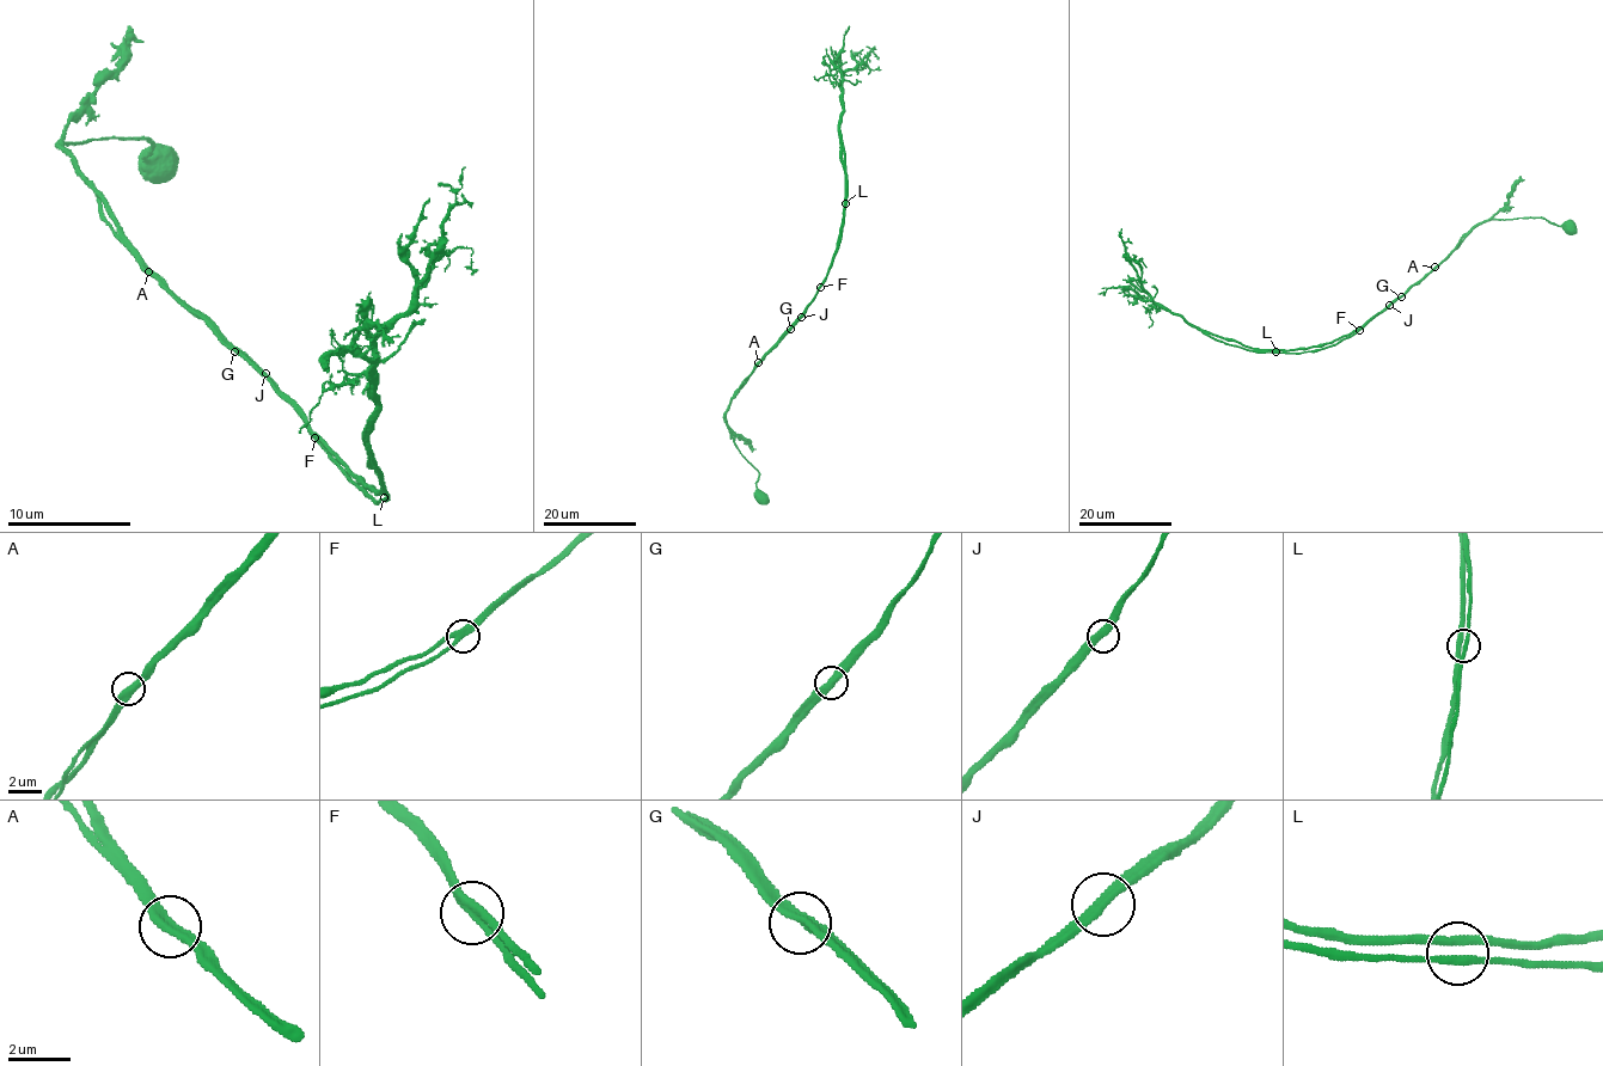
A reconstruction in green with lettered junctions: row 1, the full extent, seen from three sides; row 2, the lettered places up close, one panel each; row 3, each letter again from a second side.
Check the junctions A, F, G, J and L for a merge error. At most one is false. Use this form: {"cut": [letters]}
{"cut": []}

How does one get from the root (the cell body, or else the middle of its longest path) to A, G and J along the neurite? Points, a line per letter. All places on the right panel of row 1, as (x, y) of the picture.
A: (1350, 332), (1382, 312), (1435, 267)
G: (1350, 332), (1401, 296)
J: (1350, 332), (1389, 305)

